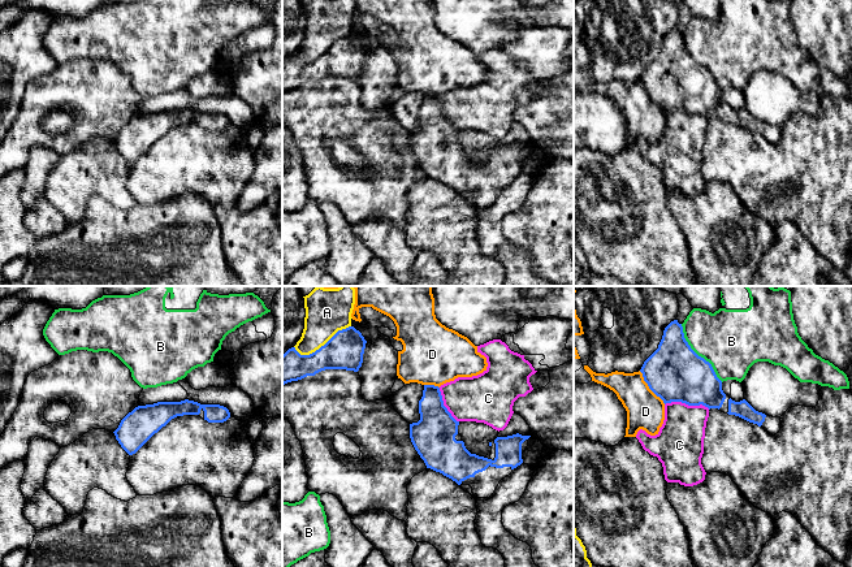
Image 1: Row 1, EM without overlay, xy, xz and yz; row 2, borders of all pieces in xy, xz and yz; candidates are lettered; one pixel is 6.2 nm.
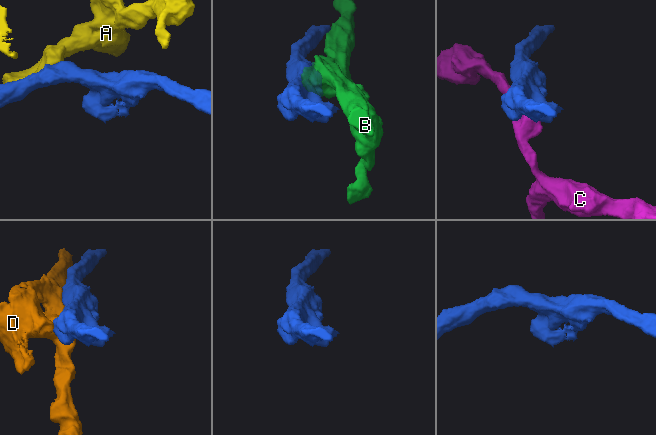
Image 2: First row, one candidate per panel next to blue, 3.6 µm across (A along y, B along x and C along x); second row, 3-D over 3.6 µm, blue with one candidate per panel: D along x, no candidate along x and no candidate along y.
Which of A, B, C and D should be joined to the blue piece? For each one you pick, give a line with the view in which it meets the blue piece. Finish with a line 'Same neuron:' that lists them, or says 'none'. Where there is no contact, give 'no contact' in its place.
Same neuron: none

